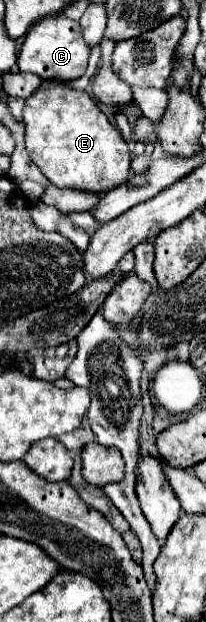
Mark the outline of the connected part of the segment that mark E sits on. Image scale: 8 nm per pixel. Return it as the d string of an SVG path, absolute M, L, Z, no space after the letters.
M43 81L41 87L25 99L23 121L25 149L51 185L101 195L133 177L125 139L85 91L71 89L59 81Z

